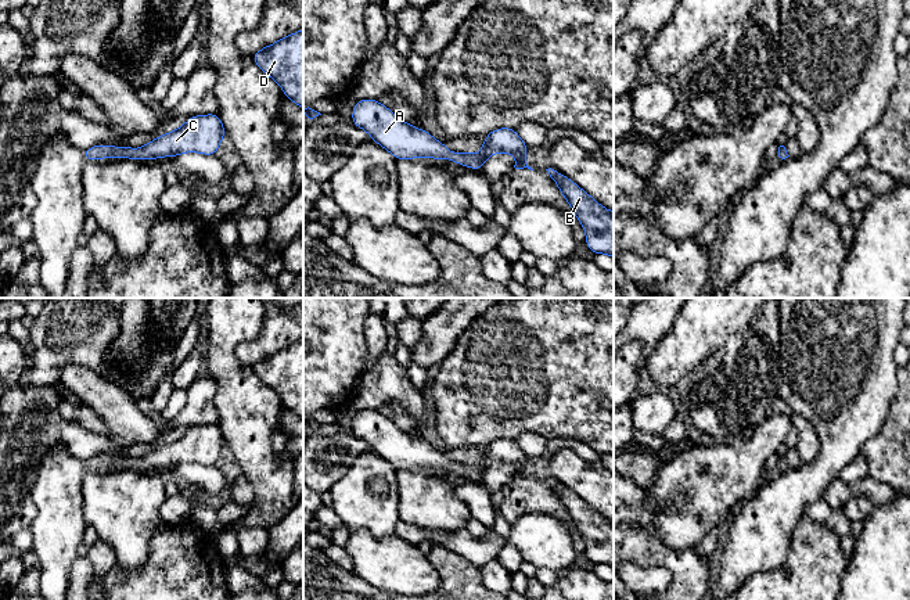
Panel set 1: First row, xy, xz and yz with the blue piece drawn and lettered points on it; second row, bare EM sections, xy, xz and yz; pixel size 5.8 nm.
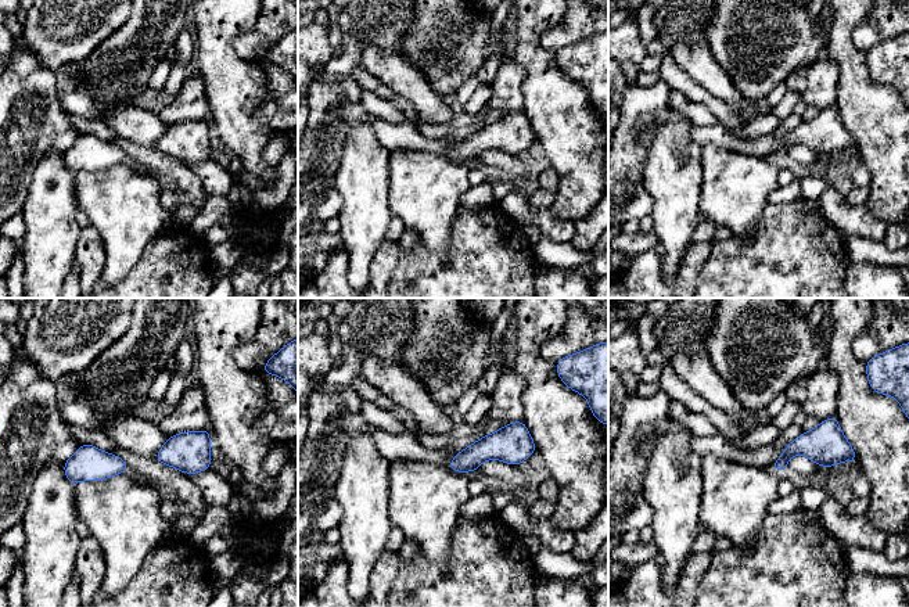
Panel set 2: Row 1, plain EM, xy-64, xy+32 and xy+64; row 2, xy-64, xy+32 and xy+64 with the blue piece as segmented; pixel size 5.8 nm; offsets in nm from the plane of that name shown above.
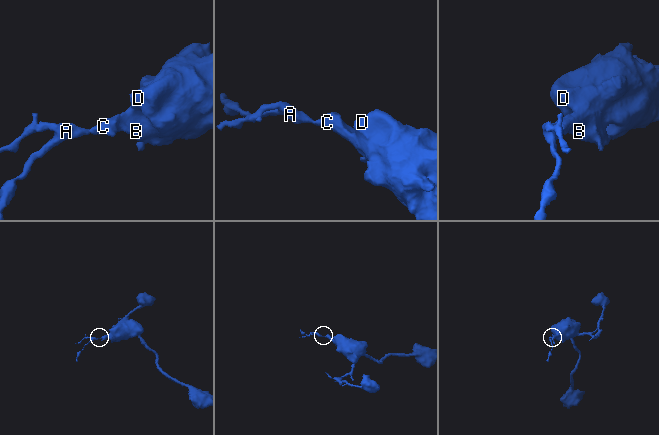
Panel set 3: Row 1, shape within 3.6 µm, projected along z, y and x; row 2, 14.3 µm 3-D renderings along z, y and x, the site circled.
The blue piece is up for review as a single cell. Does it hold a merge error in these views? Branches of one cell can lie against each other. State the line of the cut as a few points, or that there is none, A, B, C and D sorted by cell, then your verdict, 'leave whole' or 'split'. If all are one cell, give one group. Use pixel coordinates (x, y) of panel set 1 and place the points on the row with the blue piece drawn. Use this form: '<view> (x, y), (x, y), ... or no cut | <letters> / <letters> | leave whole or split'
no cut | A B C D | leave whole

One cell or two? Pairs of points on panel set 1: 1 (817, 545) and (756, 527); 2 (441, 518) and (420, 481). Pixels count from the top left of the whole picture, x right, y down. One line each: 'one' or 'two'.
1: two
2: one

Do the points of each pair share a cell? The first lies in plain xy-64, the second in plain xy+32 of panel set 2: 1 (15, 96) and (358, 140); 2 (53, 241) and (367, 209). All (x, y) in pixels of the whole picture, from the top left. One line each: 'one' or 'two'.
1: two
2: one

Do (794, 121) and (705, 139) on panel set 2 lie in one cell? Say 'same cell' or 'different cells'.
same cell

